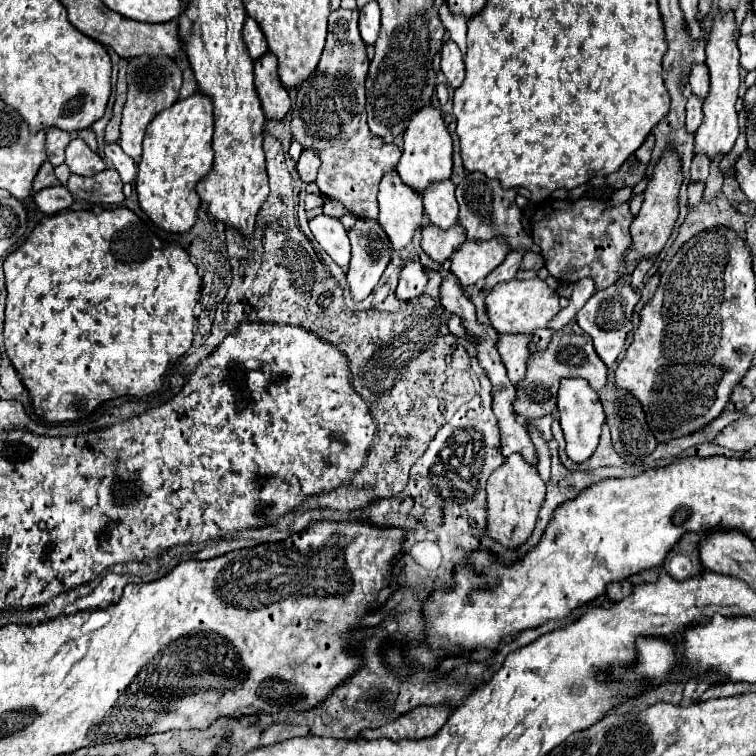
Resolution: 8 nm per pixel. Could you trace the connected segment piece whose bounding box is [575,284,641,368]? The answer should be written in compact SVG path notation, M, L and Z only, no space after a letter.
M613 284L605 290L601 290L601 292L595 292L575 316L579 328L593 338L595 350L597 350L599 358L605 362L607 368L611 368L615 364L615 360L619 358L619 354L623 350L627 334L633 330L633 320L631 318L633 318L633 308L637 306L639 300L641 300L639 290L631 288L629 284L625 284L625 286Z

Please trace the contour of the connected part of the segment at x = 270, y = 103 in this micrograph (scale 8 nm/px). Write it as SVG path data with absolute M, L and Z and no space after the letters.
M267 52L263 58L259 58L255 62L255 88L259 90L259 98L261 98L261 104L263 104L263 110L265 110L265 118L267 120L283 120L285 114L291 108L291 98L289 98L287 90L279 82L277 58L271 52Z

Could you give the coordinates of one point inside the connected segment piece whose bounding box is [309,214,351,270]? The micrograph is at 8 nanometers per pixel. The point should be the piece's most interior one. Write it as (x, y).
(328, 231)

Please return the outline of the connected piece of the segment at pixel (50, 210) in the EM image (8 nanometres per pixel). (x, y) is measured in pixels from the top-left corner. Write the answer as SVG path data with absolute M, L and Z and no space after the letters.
M65 186L43 188L33 198L35 198L35 204L39 206L39 210L45 214L57 214L61 210L67 210L73 202L73 198Z

